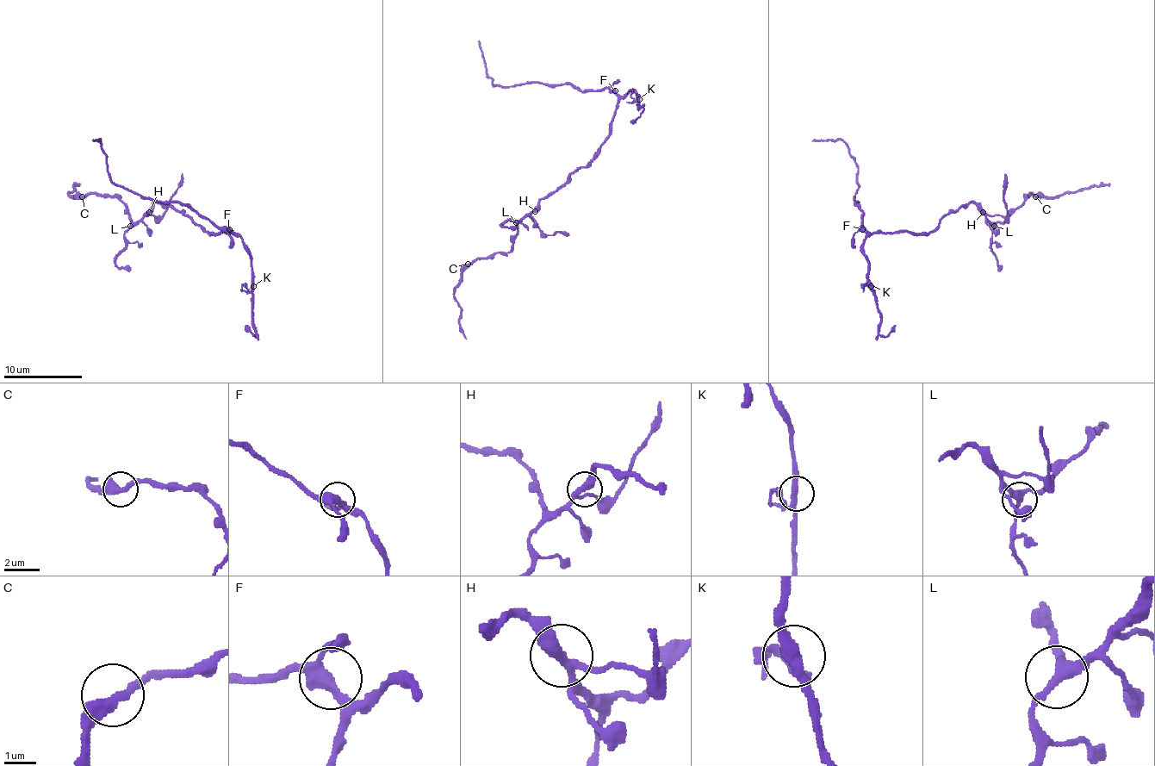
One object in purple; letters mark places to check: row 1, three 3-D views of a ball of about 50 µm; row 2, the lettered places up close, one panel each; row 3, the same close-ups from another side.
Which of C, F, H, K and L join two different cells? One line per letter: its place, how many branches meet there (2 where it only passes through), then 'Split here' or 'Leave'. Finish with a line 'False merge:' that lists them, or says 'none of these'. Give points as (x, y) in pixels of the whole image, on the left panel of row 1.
C: Place: (82, 196). Branches: 2. Leave
F: Place: (229, 229). Branches: 3. Leave
H: Place: (149, 212). Branches: 3. Leave
K: Place: (253, 286). Branches: 3. Leave
L: Place: (130, 226). Branches: 3. Leave
False merge: none of these

